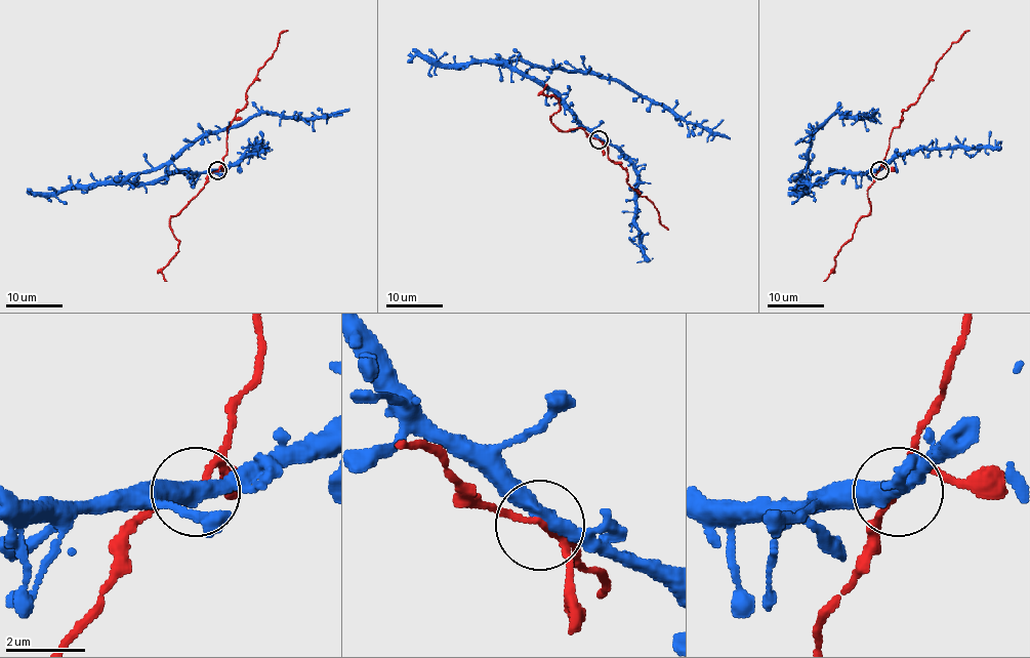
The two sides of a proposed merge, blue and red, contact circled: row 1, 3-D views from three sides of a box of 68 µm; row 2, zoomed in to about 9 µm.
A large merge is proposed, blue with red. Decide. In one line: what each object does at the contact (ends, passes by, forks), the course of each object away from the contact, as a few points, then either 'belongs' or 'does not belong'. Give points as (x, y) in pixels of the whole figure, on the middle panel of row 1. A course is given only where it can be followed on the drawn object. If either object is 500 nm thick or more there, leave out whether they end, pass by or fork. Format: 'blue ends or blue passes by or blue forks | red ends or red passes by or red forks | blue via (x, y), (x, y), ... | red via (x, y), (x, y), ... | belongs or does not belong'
blue passes by | red passes by | blue via (598, 139), (552, 92), (516, 67), (518, 56), (550, 68), (585, 71), (621, 81), (687, 121), (729, 139) | red via (598, 139), (608, 148), (608, 157), (628, 175), (626, 182), (658, 210), (659, 222), (668, 230) | belongs

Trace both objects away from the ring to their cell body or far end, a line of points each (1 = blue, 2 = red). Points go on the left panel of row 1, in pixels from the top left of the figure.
1: (217, 170), (134, 183), (204, 136), (261, 112), (322, 118), (348, 108)
2: (217, 170), (228, 151), (228, 128), (247, 103), (246, 91), (277, 46), (279, 37), (287, 30)

